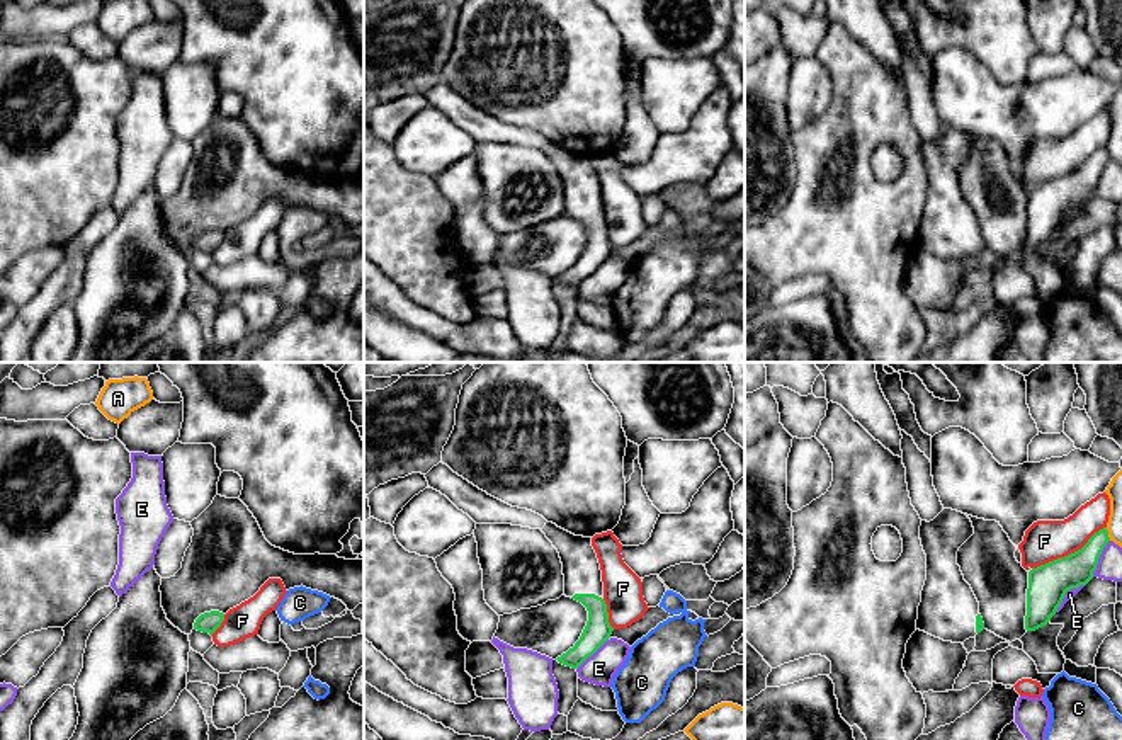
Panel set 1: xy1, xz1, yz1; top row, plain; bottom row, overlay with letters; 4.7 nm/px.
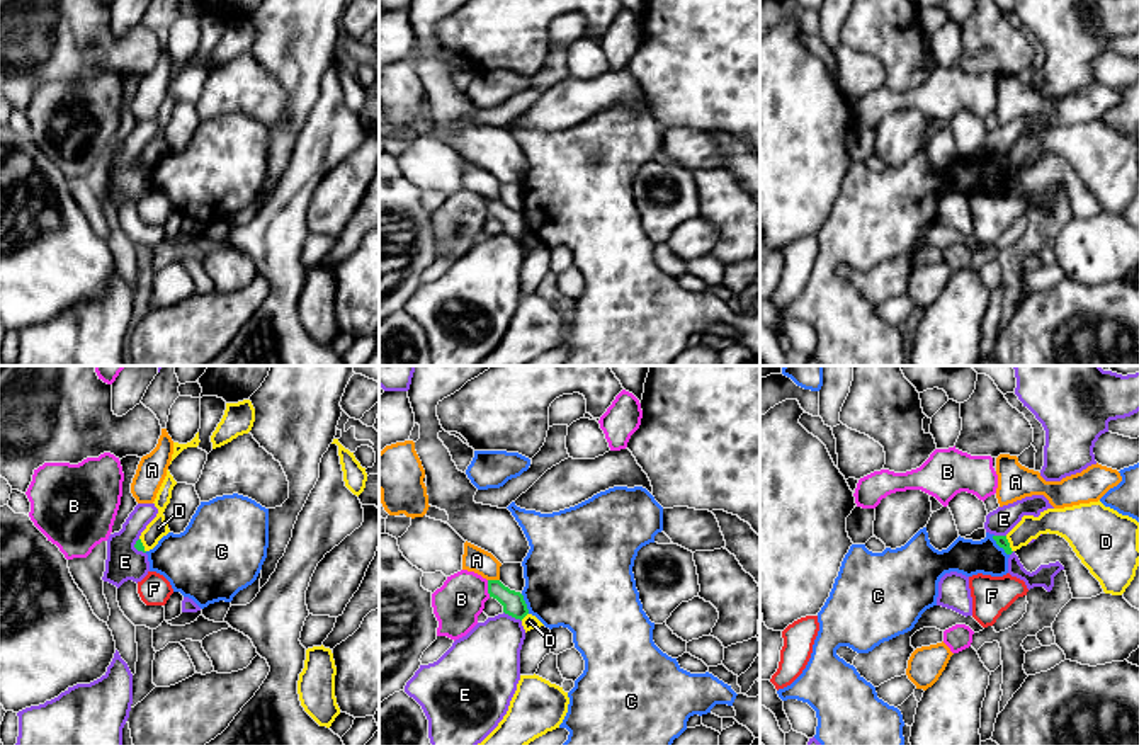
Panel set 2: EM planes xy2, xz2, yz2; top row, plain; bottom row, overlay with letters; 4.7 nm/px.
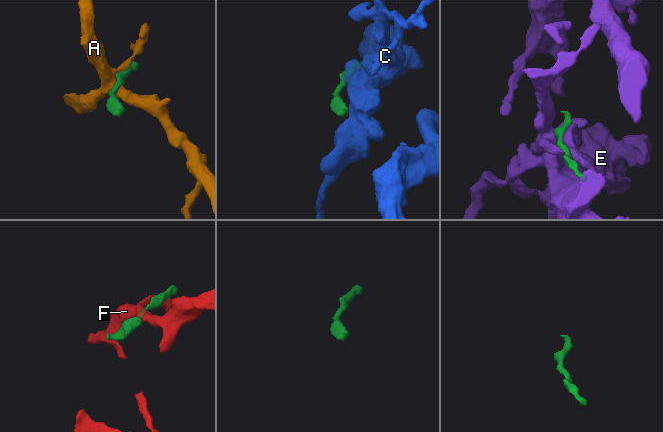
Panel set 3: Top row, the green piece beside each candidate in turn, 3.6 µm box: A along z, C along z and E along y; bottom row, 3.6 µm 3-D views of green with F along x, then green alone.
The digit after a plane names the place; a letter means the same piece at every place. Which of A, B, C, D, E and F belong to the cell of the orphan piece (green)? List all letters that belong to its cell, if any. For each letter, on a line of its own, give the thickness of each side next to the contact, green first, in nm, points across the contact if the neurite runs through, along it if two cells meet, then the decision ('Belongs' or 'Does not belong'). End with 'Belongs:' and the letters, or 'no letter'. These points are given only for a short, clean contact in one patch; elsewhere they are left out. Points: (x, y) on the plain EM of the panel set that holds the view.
A: Thickness 110 nm (green) against 120 nm. Does not belong
B: Thickness 110 nm (green) against 220 nm. Boundary: xz2 (487, 199), (490, 215). Does not belong
C: Thickness 60 nm (green) against 170 nm. Boundary: yz2 (993, 153), (993, 159), (1008, 174). Does not belong
D: Thickness 60 nm (green) against 130 nm. Boundary: yz2 (1005, 155), (1012, 170). Does not belong
E: Thickness 190 nm (green) against 50 nm. Does not belong
F: Thickness 190 nm (green) against 200 nm. Does not belong
Belongs: no letter

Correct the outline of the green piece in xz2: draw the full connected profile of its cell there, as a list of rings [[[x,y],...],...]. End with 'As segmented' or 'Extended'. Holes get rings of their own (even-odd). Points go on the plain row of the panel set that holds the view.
[[[488,199],[488,213],[503,225],[505,233],[520,240],[529,233],[524,214],[510,209],[500,199]]]. As segmented

